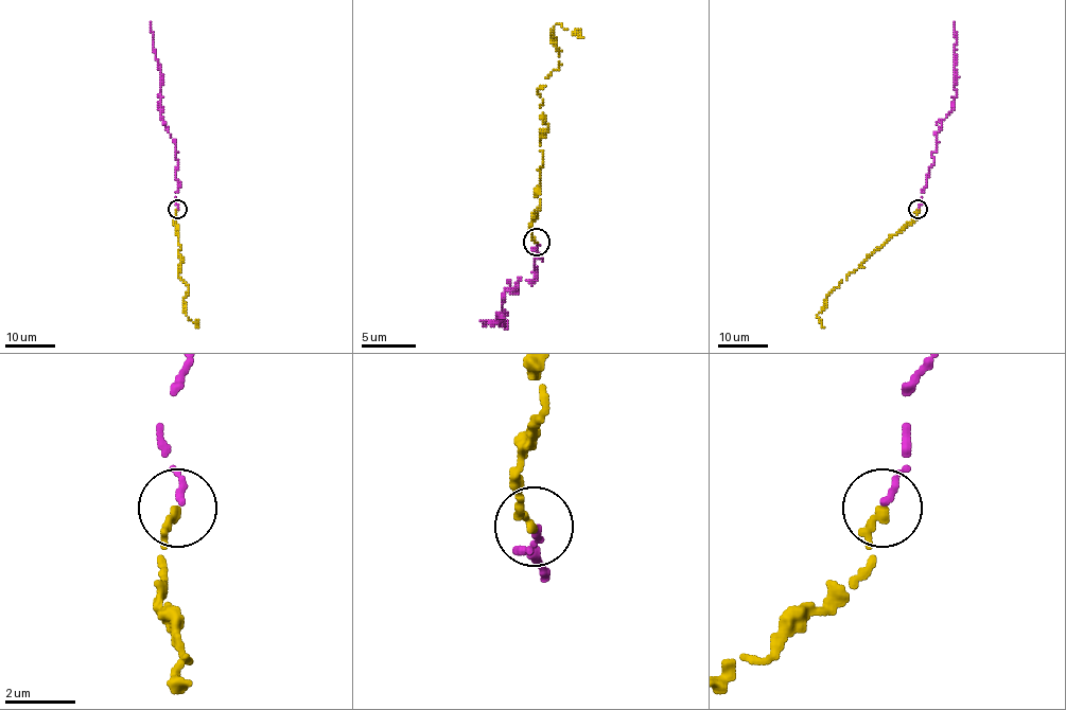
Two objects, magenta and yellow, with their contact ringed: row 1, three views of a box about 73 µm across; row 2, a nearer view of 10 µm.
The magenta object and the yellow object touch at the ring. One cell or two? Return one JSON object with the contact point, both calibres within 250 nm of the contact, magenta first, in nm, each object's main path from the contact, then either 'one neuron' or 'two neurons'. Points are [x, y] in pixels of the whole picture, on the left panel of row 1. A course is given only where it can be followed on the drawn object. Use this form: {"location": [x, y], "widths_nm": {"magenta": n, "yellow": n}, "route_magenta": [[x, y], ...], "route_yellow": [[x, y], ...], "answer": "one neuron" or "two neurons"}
{"location": [177, 209], "widths_nm": {"magenta": 200, "yellow": 240}, "route_magenta": [[177, 209], [176, 144], [162, 120], [162, 74], [155, 56], [151, 22]], "route_yellow": [[177, 209], [175, 225], [182, 259], [177, 277], [188, 286], [186, 315], [198, 327]], "answer": "one neuron"}

